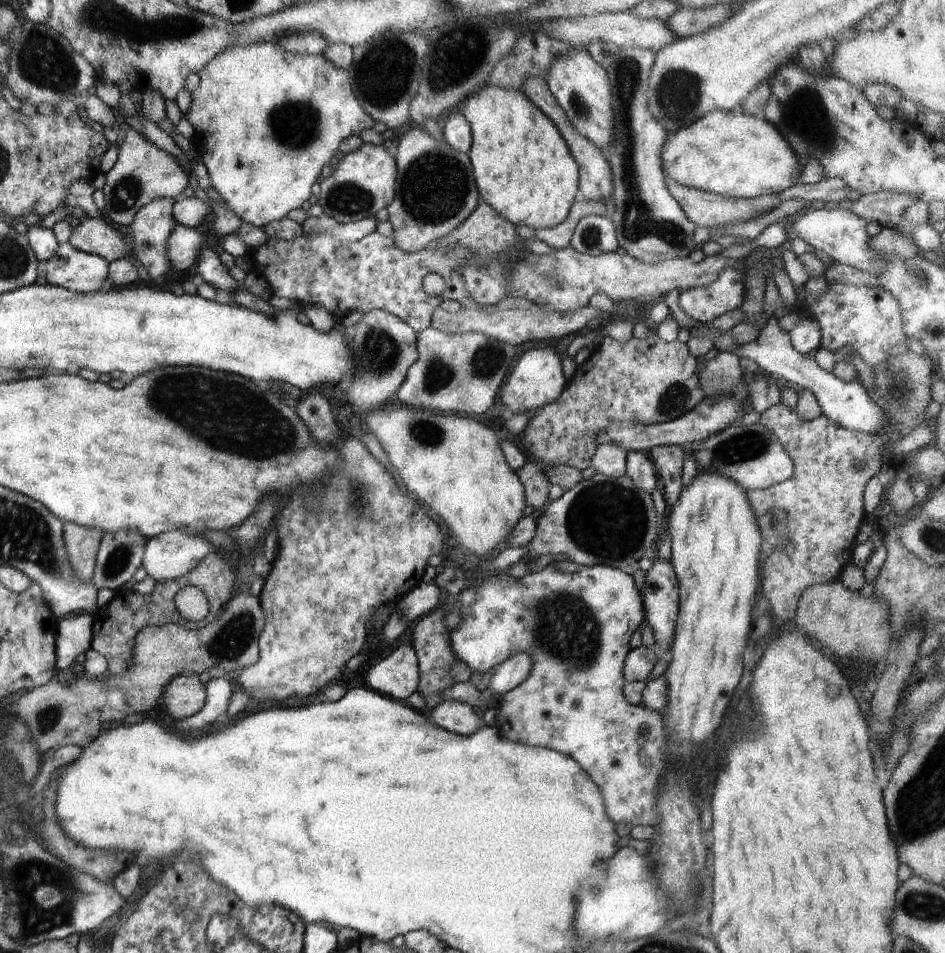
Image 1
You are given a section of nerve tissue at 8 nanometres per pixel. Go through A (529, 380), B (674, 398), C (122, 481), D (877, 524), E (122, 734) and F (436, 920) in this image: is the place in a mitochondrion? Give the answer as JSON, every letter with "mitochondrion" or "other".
{"A":"other","B":"mitochondrion","C":"other","D":"other","E":"other","F":"other"}

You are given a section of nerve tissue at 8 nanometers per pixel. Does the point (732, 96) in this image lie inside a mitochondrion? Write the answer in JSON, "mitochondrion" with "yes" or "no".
{"mitochondrion":"no"}

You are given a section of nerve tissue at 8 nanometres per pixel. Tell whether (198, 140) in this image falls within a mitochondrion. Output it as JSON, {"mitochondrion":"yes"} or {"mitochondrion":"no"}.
{"mitochondrion":"no"}

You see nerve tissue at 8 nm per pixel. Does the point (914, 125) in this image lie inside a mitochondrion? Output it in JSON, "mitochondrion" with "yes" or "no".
{"mitochondrion":"no"}

